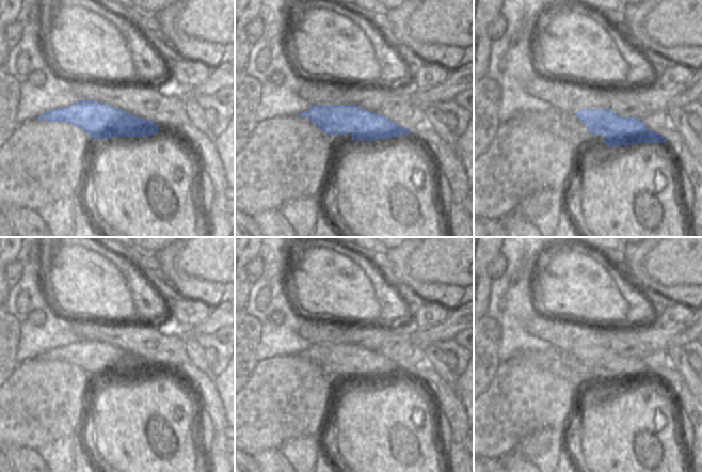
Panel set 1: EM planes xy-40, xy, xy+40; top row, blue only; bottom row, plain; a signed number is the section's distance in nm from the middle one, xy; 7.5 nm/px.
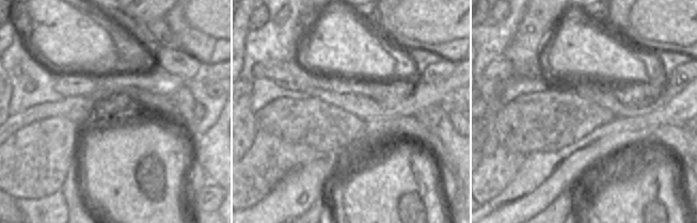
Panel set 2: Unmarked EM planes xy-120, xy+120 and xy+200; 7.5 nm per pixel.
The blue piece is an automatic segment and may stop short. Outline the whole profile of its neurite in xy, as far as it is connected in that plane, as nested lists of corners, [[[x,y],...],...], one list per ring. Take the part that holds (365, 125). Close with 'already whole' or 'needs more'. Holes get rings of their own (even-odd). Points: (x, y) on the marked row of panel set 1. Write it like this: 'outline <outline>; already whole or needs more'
outline [[[312,105],[298,117],[308,117],[324,135],[352,133],[352,141],[404,137],[410,130],[355,105]]]; already whole

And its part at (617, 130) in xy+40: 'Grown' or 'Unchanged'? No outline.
Unchanged.

